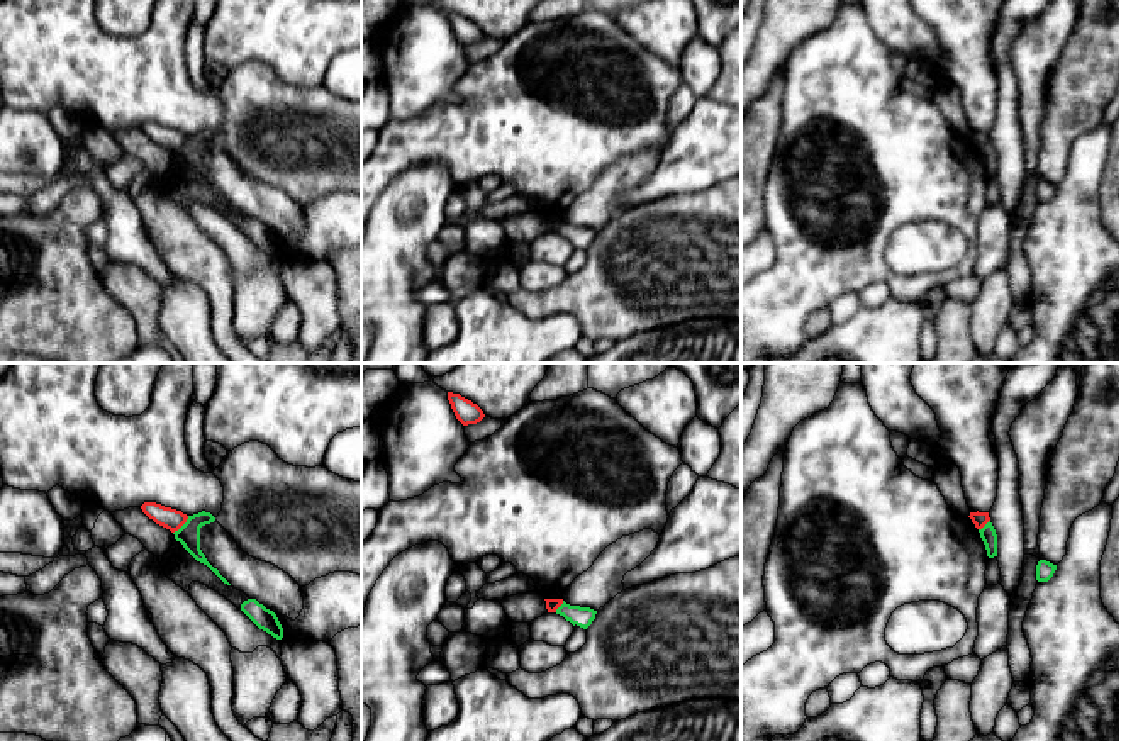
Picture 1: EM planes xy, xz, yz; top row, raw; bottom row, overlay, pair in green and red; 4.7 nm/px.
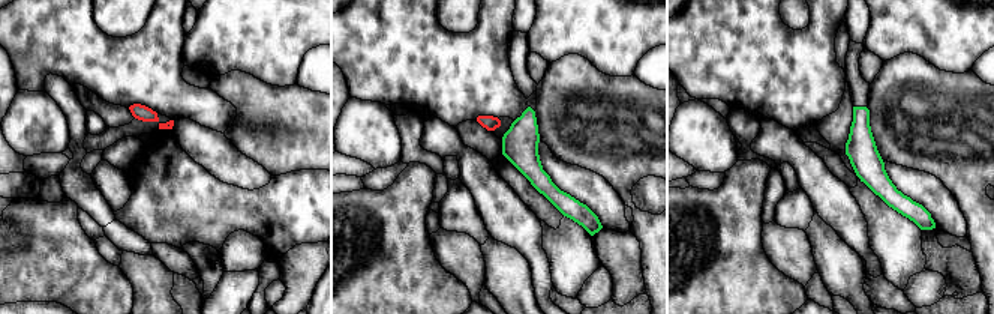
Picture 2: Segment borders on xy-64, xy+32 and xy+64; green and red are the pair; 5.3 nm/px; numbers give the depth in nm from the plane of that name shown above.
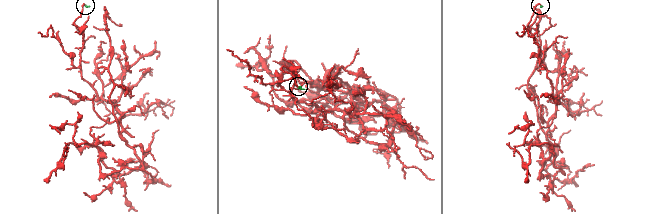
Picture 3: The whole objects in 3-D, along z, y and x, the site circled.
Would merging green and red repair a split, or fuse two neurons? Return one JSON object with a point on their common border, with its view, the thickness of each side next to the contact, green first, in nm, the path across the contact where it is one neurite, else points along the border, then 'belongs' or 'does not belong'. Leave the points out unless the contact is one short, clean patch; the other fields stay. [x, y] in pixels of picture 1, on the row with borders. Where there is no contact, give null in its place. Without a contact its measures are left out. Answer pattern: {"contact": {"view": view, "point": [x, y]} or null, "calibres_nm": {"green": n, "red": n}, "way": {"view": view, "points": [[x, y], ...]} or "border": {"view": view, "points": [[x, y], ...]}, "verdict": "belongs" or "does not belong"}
{"contact": {"view": "xy", "point": [184, 525]}, "calibres_nm": {"green": 110, "red": 100}, "border": {"view": "xy", "points": [[189, 516], [173, 533]]}, "verdict": "does not belong"}

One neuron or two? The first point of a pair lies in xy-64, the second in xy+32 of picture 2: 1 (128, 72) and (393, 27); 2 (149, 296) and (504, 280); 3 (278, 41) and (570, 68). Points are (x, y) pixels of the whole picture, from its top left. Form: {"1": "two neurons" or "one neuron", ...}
{"1": "one neuron", "2": "two neurons", "3": "two neurons"}

